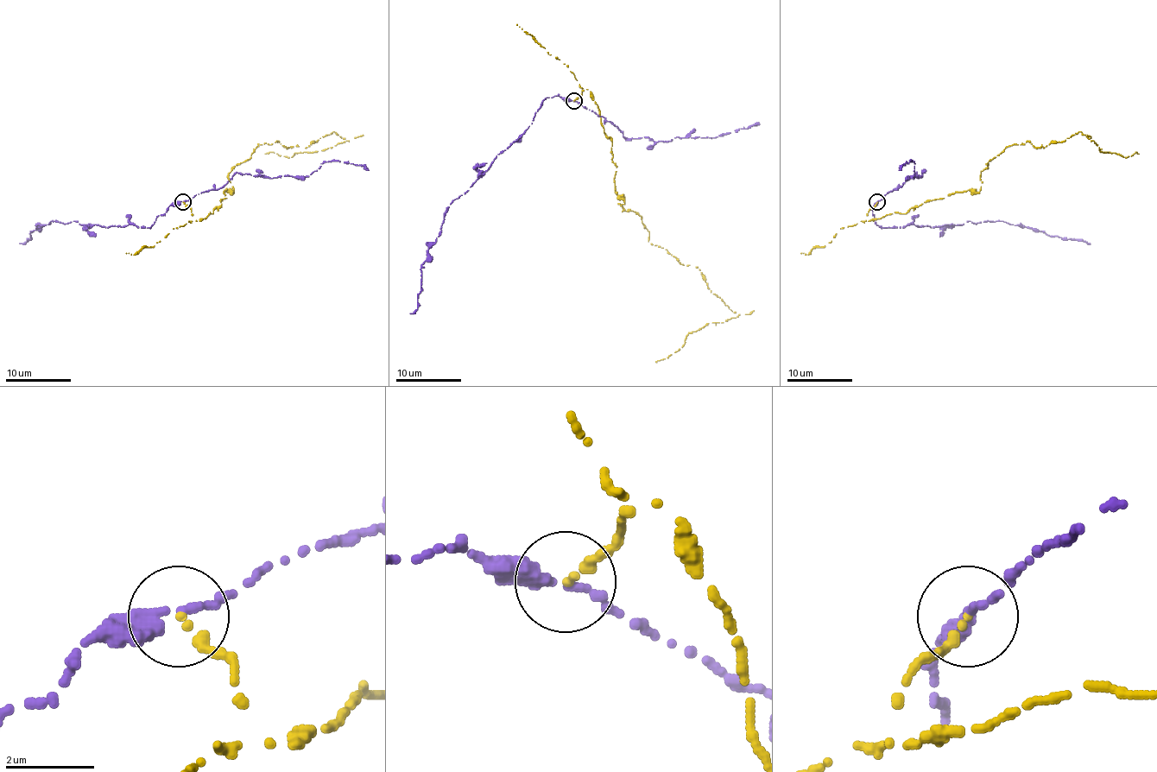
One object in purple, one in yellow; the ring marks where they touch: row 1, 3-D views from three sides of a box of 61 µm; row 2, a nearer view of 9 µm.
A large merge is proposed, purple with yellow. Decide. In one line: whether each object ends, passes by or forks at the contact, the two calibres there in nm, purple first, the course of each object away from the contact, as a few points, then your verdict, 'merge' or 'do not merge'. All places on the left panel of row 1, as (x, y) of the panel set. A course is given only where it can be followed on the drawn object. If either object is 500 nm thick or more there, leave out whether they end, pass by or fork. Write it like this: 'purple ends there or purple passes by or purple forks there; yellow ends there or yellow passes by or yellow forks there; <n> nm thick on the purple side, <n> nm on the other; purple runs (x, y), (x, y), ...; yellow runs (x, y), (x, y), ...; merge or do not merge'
purple passes by; yellow ends there; 240 nm thick on the purple side, 200 nm on the other; purple runs (182, 201), (173, 202), (151, 227), (128, 224), (105, 227), (51, 220), (40, 225), (20, 243); yellow runs (182, 202), (192, 220), (211, 214), (260, 145), (347, 140), (264, 153); do not merge

